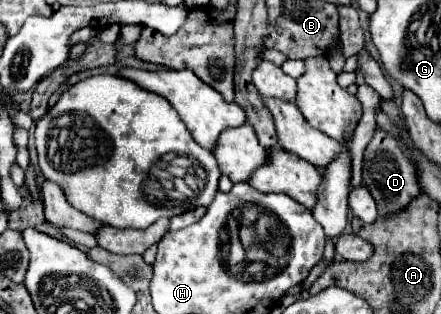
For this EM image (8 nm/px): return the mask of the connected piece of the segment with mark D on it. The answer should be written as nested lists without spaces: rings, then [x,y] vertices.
[[[376,129],[372,141],[364,151],[364,185],[370,189],[372,197],[378,203],[378,213],[398,213],[412,197],[420,193],[420,185],[416,181],[416,167],[400,149],[400,143],[394,135]]]

